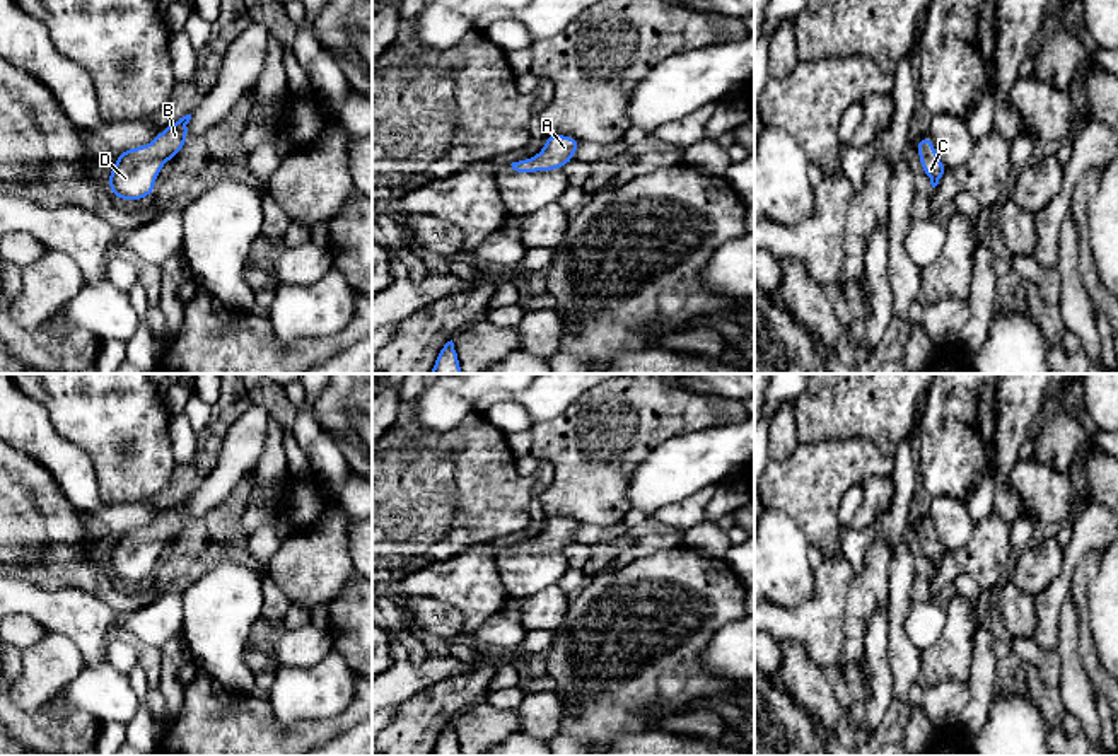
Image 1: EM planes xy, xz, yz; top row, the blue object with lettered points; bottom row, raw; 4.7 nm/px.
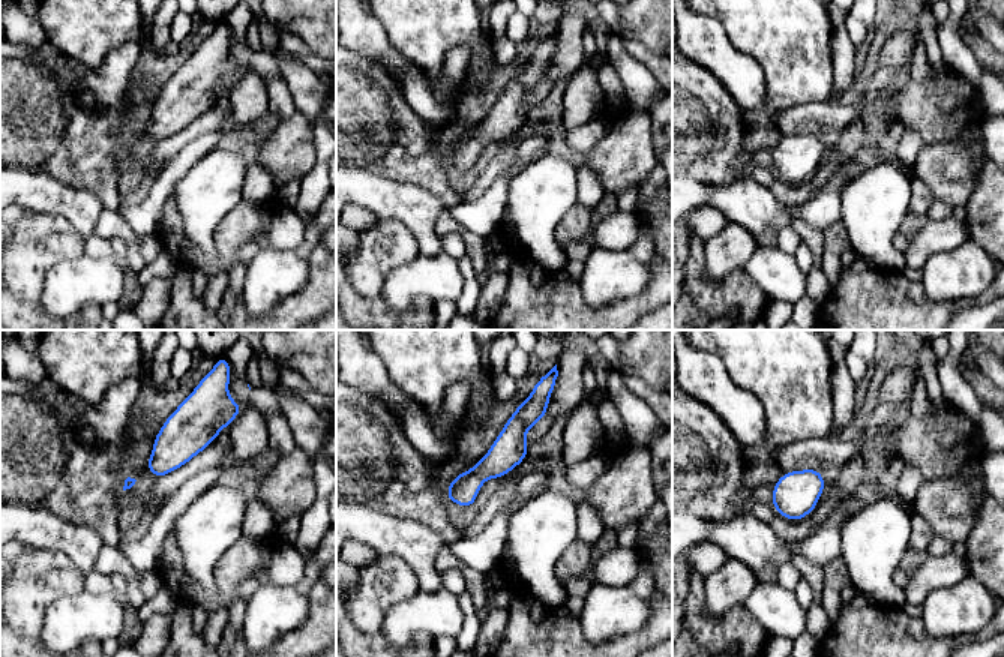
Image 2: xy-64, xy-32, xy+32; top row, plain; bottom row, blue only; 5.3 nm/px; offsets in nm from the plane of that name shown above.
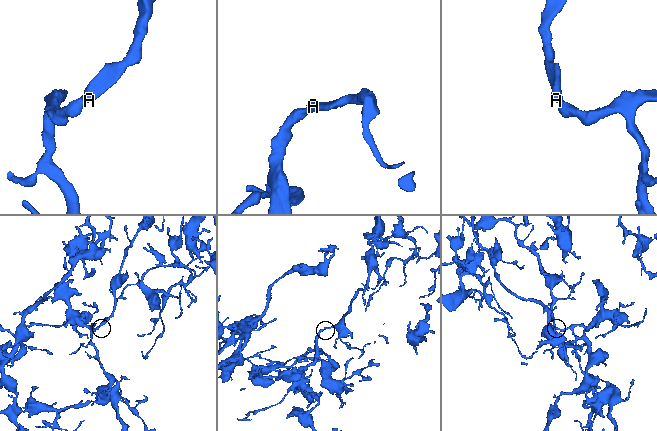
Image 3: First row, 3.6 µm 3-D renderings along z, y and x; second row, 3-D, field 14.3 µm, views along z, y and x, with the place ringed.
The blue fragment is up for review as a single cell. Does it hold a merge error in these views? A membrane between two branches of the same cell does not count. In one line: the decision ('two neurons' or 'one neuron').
one neuron

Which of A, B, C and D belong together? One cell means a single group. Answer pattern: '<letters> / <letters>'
A B C D

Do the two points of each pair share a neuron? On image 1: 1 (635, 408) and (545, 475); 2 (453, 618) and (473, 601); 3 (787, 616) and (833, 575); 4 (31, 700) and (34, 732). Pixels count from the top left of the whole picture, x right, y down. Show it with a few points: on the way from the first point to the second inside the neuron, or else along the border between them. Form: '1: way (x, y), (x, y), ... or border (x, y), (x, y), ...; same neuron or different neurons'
1: border (529, 454), (552, 468), (541, 509); different neurons
2: border (422, 598), (453, 604), (463, 616), (463, 633); different neurons
3: way (801, 616), (832, 589); same neuron
4: border (45, 703), (34, 712), (23, 712), (17, 707); different neurons

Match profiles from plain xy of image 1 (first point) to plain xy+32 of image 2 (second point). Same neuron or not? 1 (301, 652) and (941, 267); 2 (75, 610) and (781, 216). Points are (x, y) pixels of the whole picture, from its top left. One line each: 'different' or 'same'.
1: different
2: same

